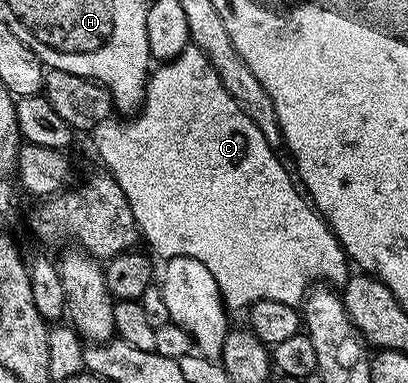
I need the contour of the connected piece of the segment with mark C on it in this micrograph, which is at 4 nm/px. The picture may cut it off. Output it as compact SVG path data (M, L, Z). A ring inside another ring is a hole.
M194 46L187 47L176 60L168 60L160 63L150 73L147 82L147 91L143 98L141 111L128 124L122 124L116 118L109 118L96 126L93 139L95 139L95 152L103 159L106 171L121 186L121 194L125 194L125 202L129 202L129 210L135 219L135 225L139 227L140 237L152 248L150 251L156 257L164 256L167 262L175 262L178 256L184 256L184 261L194 262L202 266L217 282L220 292L223 294L226 307L234 310L246 309L258 300L272 300L273 302L285 302L296 306L302 305L308 295L310 286L314 280L324 280L327 286L342 286L349 279L349 261L347 253L339 245L339 239L327 227L326 220L315 211L310 199L301 191L300 185L293 179L292 173L275 157L276 149L267 141L265 134L249 122L249 114L245 114L233 102L229 90L221 86L221 78L217 78L217 70L213 70L207 63L205 54Z

